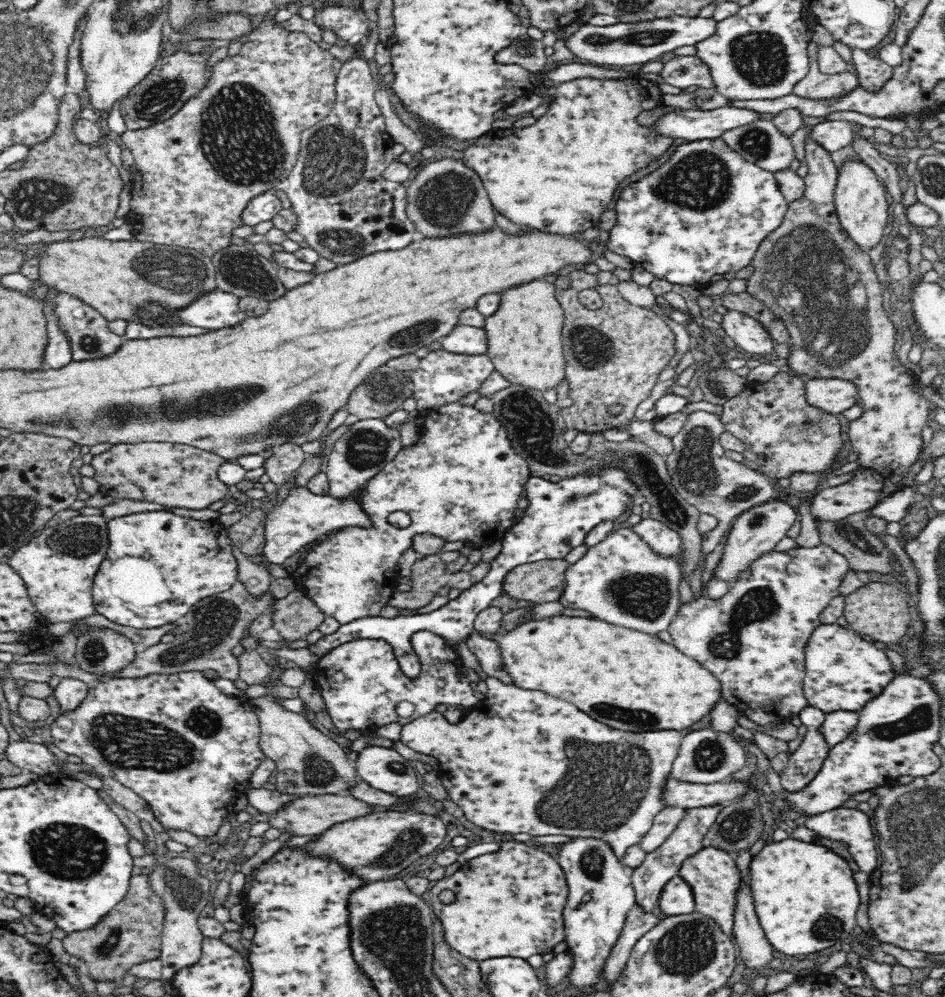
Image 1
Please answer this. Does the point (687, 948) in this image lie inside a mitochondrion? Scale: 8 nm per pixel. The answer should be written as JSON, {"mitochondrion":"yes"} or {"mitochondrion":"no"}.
{"mitochondrion":"yes"}

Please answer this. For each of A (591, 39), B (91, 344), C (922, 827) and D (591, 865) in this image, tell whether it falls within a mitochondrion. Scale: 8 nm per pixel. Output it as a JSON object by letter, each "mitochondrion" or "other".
{"A":"mitochondrion","B":"mitochondrion","C":"mitochondrion","D":"mitochondrion"}

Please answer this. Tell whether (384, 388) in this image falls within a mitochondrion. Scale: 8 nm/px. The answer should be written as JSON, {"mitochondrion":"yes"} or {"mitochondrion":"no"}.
{"mitochondrion":"yes"}

